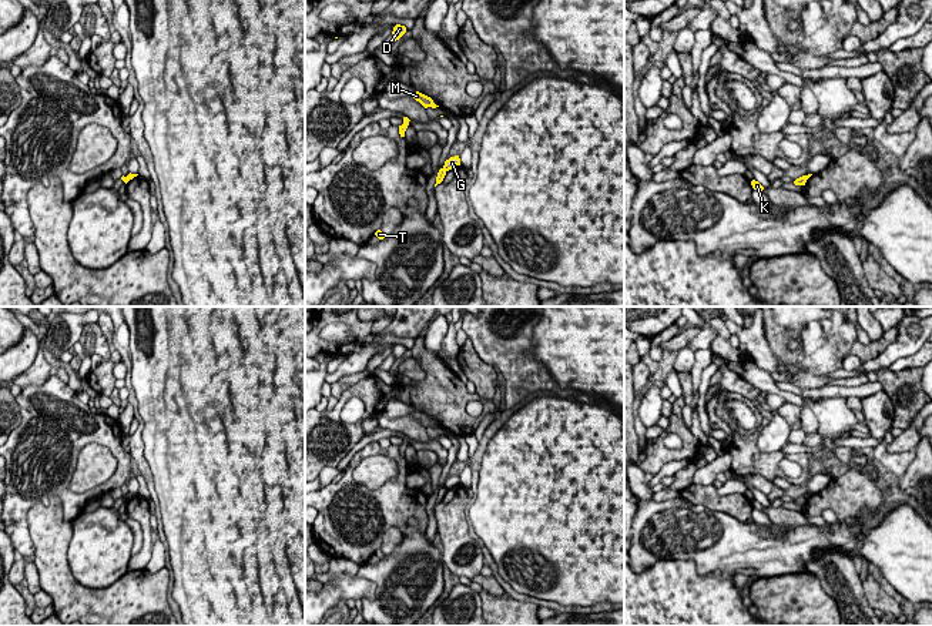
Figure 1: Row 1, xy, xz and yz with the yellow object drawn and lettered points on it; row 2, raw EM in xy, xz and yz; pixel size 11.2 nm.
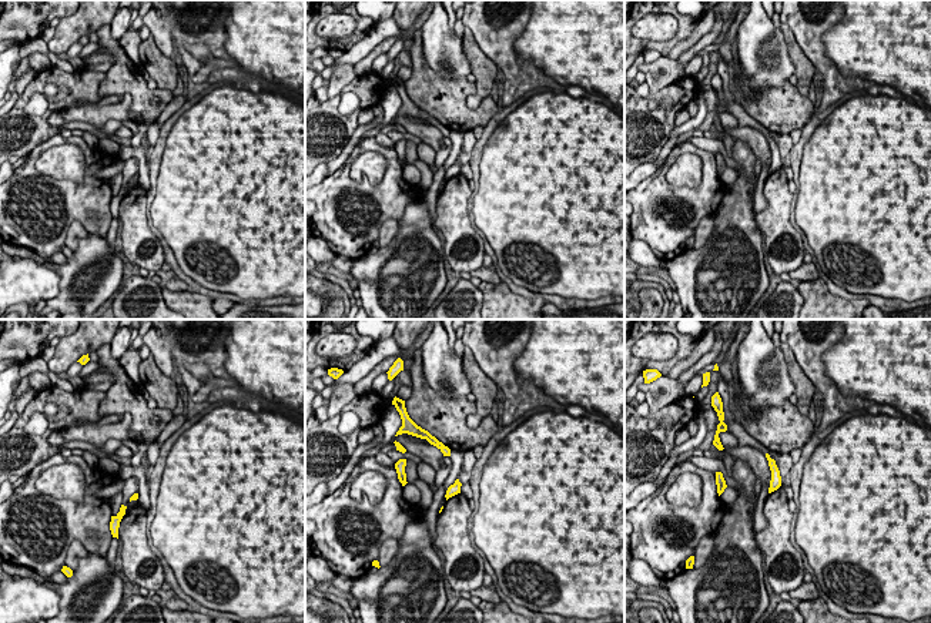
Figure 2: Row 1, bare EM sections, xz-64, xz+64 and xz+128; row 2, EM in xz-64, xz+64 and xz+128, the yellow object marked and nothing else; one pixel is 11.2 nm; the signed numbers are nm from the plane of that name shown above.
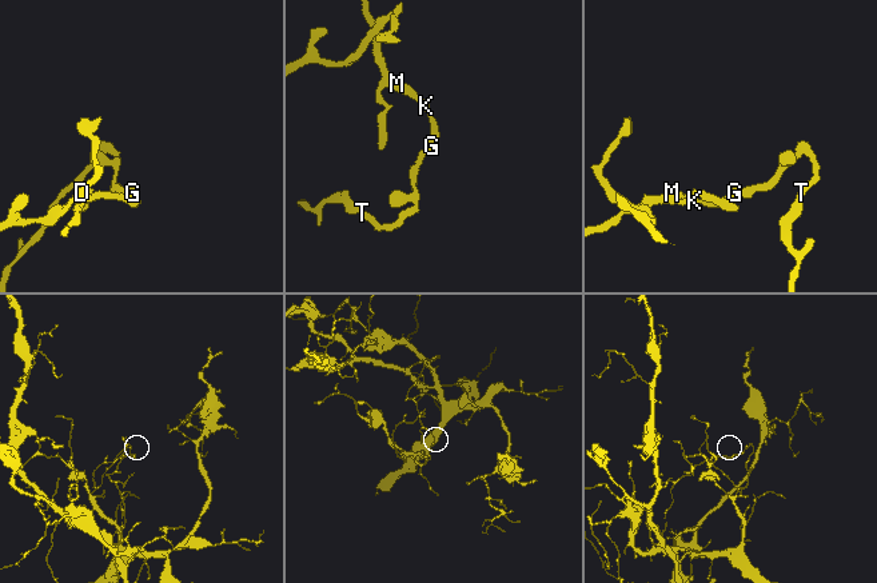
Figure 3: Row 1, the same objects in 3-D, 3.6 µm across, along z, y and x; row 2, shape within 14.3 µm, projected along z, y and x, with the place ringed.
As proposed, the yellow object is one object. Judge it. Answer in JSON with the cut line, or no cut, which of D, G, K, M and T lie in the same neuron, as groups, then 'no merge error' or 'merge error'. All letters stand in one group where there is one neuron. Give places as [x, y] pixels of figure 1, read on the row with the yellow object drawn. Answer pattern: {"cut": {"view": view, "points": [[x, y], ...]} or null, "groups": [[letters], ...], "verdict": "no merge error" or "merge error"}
{"cut": {"view": "xy", "points": [[127, 177], [126, 183]]}, "groups": [["D", "T"], ["G", "K", "M"]], "verdict": "merge error"}

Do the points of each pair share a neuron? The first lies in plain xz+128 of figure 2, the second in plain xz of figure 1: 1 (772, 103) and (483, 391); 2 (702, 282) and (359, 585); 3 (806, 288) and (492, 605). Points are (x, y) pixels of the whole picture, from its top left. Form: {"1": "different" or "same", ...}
{"1": "different", "2": "different", "3": "same"}

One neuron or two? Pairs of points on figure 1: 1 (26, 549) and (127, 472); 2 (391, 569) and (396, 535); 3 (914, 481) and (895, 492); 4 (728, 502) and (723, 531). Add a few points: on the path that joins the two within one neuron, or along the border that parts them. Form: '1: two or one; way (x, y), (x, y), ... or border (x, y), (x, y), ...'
1: one; way (20, 512), (37, 492), (90, 494)
2: two; border (404, 534), (399, 544), (386, 555)
3: two; border (899, 478), (899, 488), (909, 495)
4: two; border (693, 505), (704, 505), (743, 522), (754, 522)

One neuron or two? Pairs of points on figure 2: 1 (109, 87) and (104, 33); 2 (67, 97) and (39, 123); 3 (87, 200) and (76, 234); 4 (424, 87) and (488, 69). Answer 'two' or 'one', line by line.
1: one
2: one
3: two
4: two

